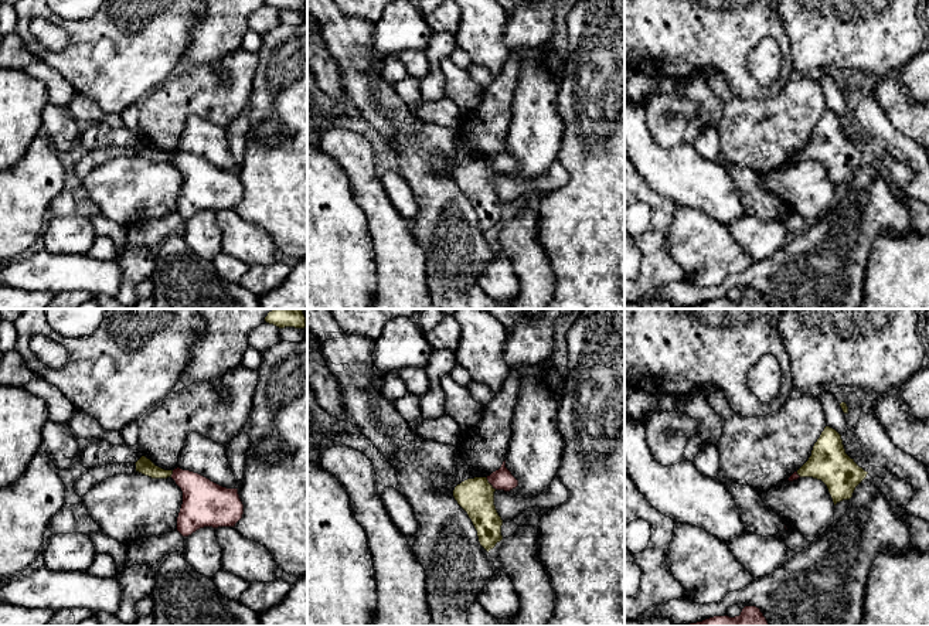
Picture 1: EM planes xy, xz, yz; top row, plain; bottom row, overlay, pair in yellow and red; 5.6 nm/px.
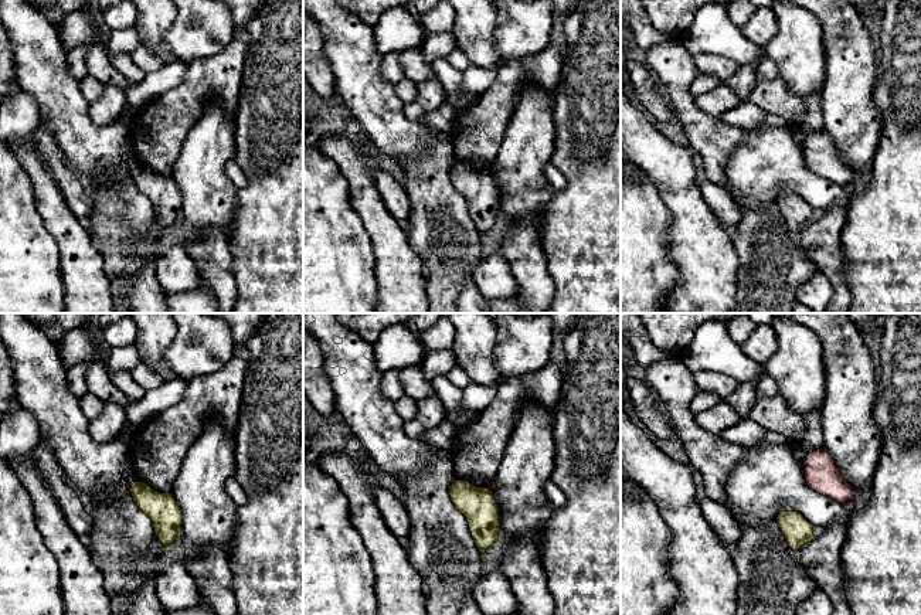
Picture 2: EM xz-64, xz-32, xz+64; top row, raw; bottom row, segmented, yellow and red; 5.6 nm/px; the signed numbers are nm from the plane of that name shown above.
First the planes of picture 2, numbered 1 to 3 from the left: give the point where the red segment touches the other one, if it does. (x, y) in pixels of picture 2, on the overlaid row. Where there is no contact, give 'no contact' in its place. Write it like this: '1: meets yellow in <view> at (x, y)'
1: no contact
2: meets yellow in xz-32 at (489, 489)
3: no contact

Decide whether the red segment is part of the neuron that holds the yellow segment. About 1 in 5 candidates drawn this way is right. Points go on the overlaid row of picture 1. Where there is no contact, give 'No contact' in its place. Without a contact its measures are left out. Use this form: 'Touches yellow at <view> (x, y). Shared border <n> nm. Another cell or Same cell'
Touches yellow at xz (489, 483). Shared border 90 nm. Another cell

